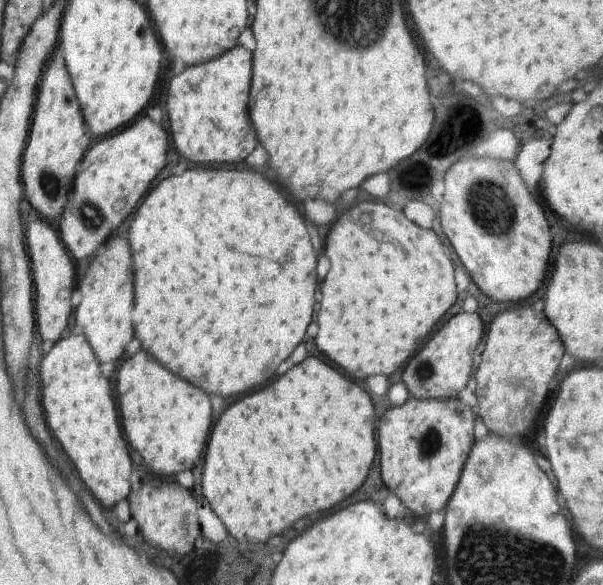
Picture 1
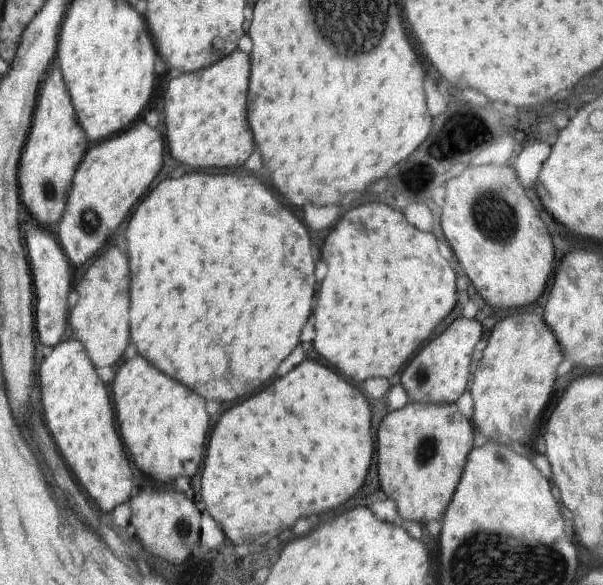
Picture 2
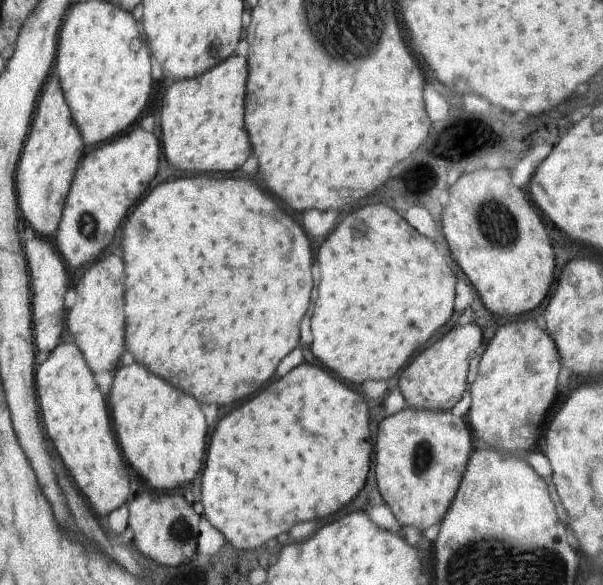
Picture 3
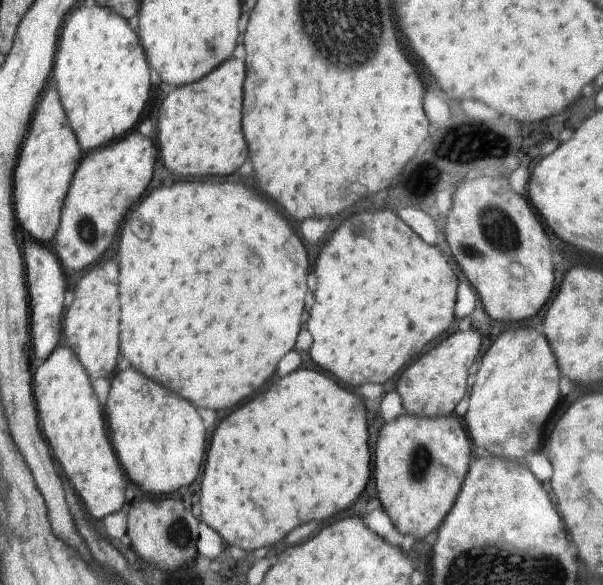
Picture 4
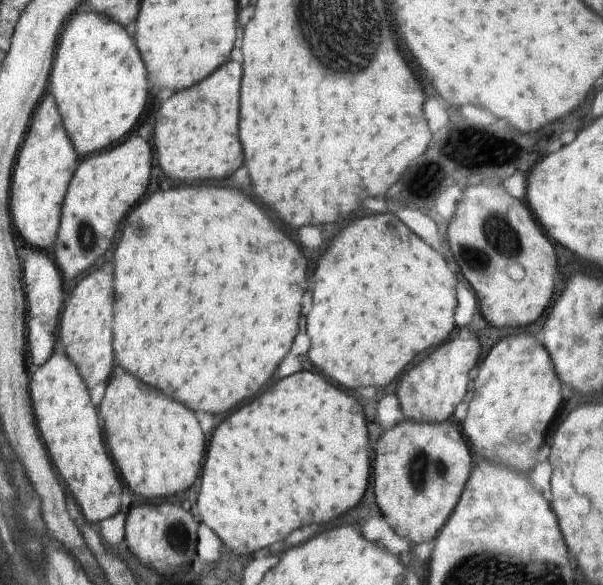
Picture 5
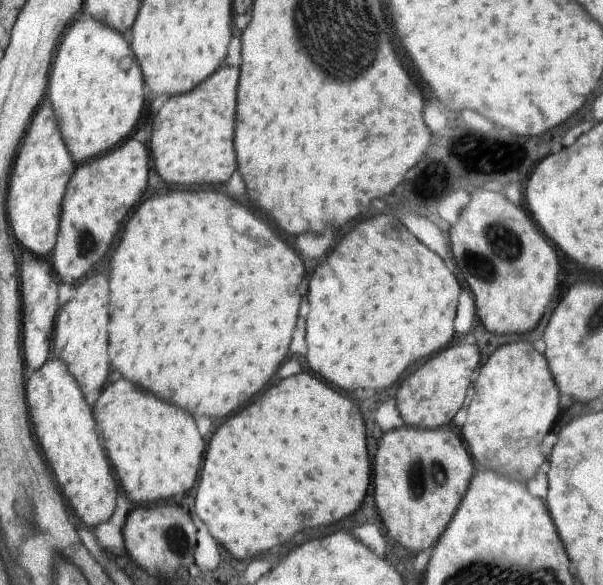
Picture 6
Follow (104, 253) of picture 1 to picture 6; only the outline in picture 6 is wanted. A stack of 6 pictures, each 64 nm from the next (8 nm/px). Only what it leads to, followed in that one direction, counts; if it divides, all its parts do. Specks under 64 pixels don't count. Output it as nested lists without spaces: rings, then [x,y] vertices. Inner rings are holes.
[[[93,272],[87,278],[78,282],[74,298],[64,304],[56,328],[54,328],[54,350],[68,368],[70,374],[78,381],[78,386],[86,396],[96,390],[103,390],[108,378],[110,359],[108,358],[108,322],[110,322],[110,288],[108,274]]]

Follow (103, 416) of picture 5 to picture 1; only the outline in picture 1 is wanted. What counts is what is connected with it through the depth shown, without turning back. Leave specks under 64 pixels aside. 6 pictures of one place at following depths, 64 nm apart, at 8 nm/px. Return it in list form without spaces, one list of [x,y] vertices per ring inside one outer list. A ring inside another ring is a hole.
[[[142,354],[138,356],[130,356],[126,358],[116,377],[116,390],[118,390],[118,400],[120,400],[120,414],[124,420],[124,432],[128,436],[130,446],[142,456],[142,465],[146,464],[148,470],[146,472],[154,472],[159,476],[172,476],[186,474],[192,470],[199,461],[202,452],[204,452],[204,444],[208,438],[208,430],[212,424],[212,404],[210,398],[204,390],[196,388],[194,384],[186,382],[184,378],[180,378],[178,374],[172,374],[170,370],[162,368],[158,362],[140,362]]]

